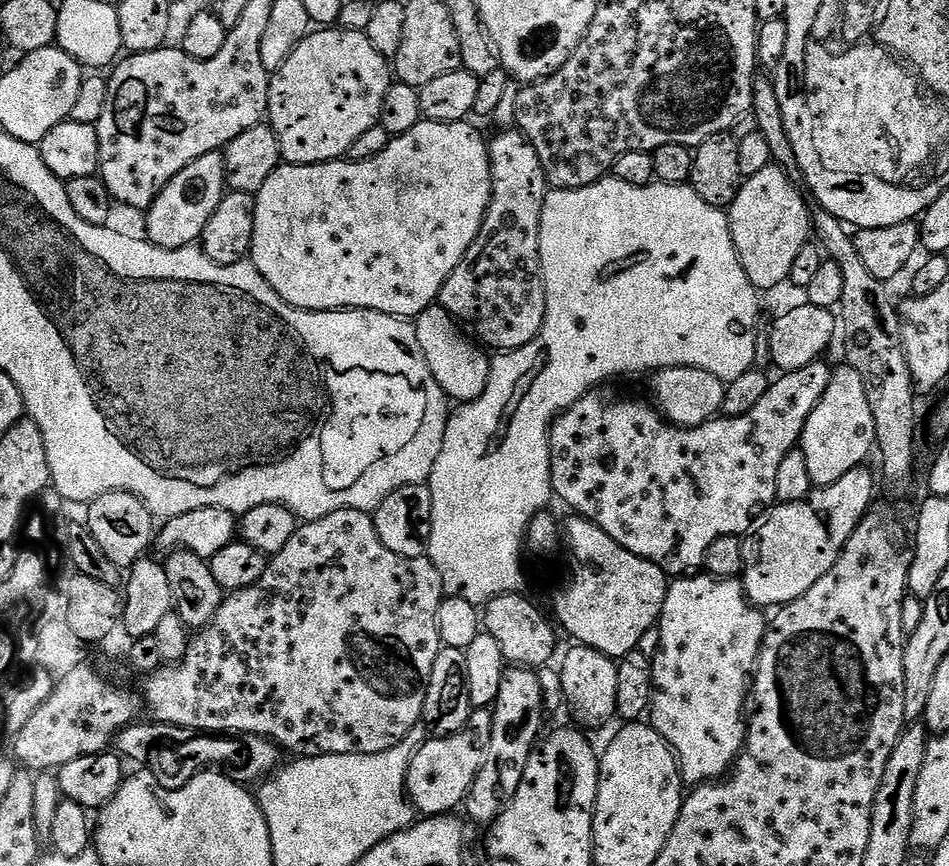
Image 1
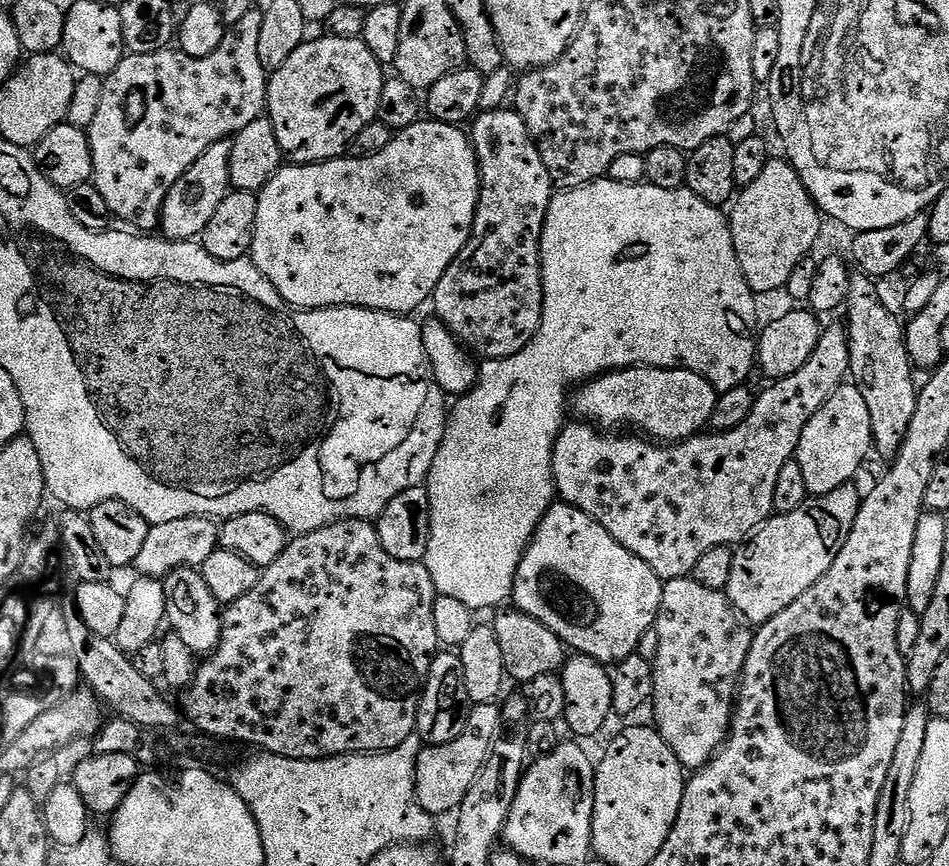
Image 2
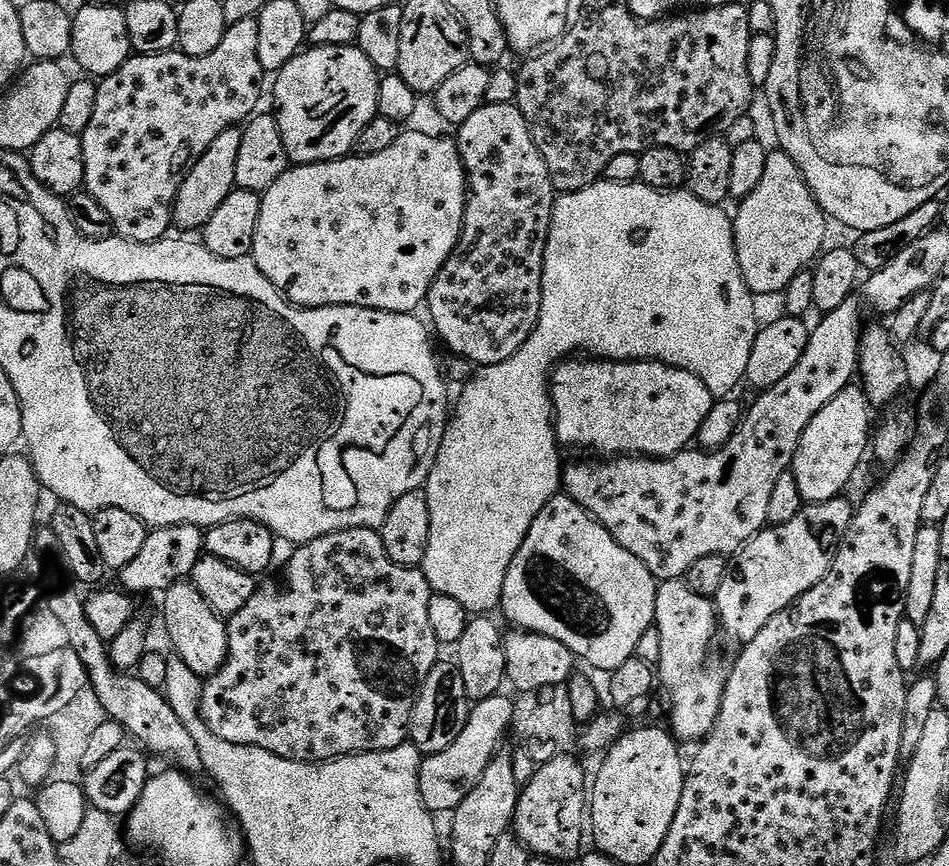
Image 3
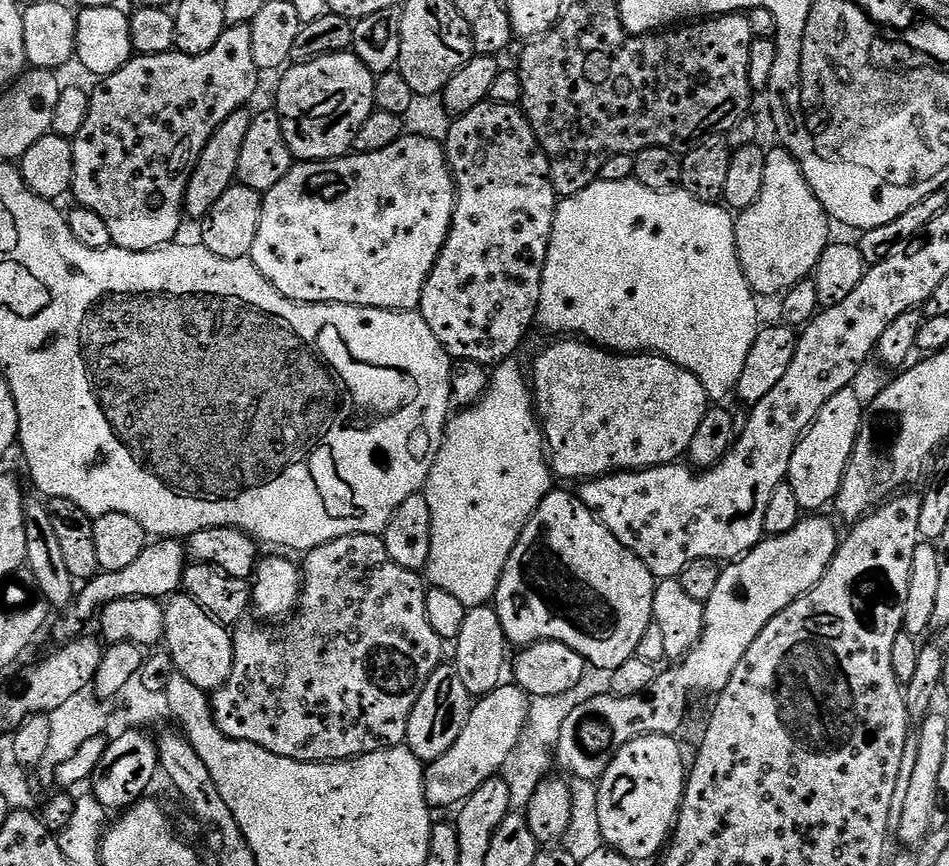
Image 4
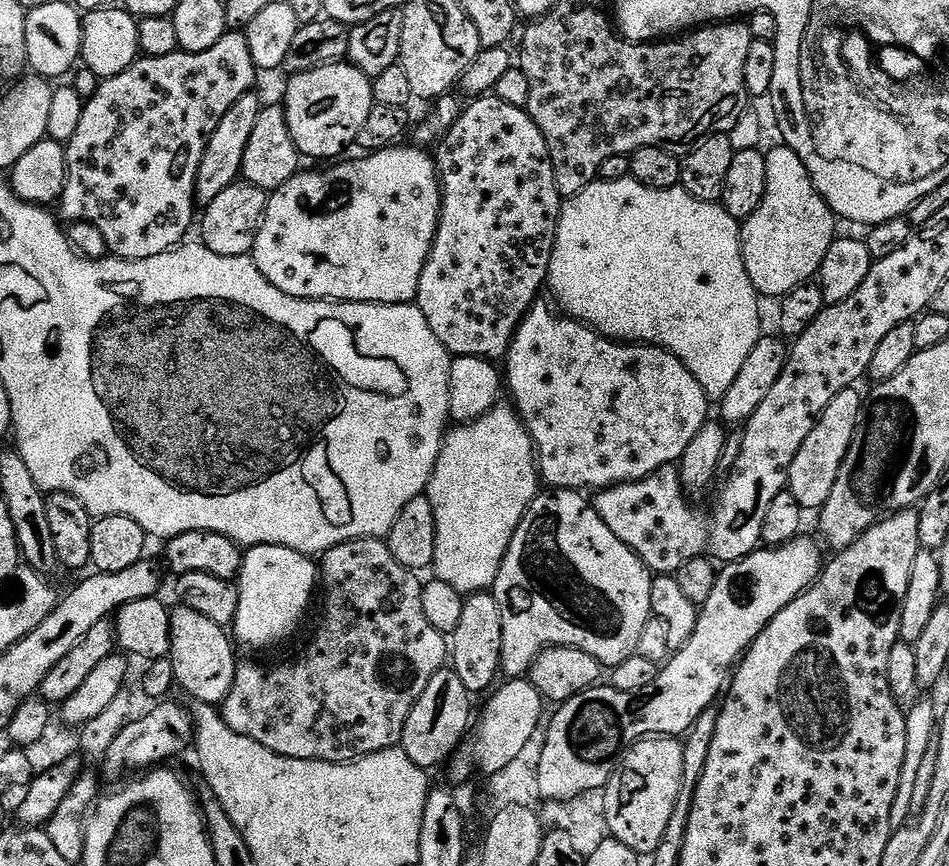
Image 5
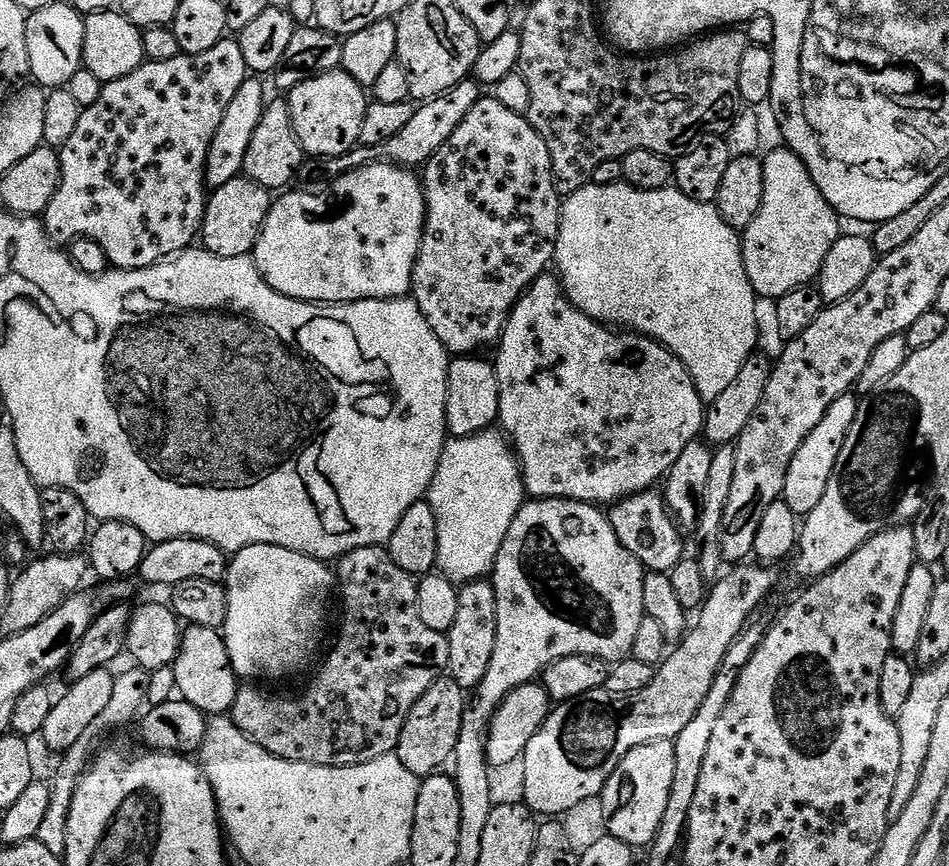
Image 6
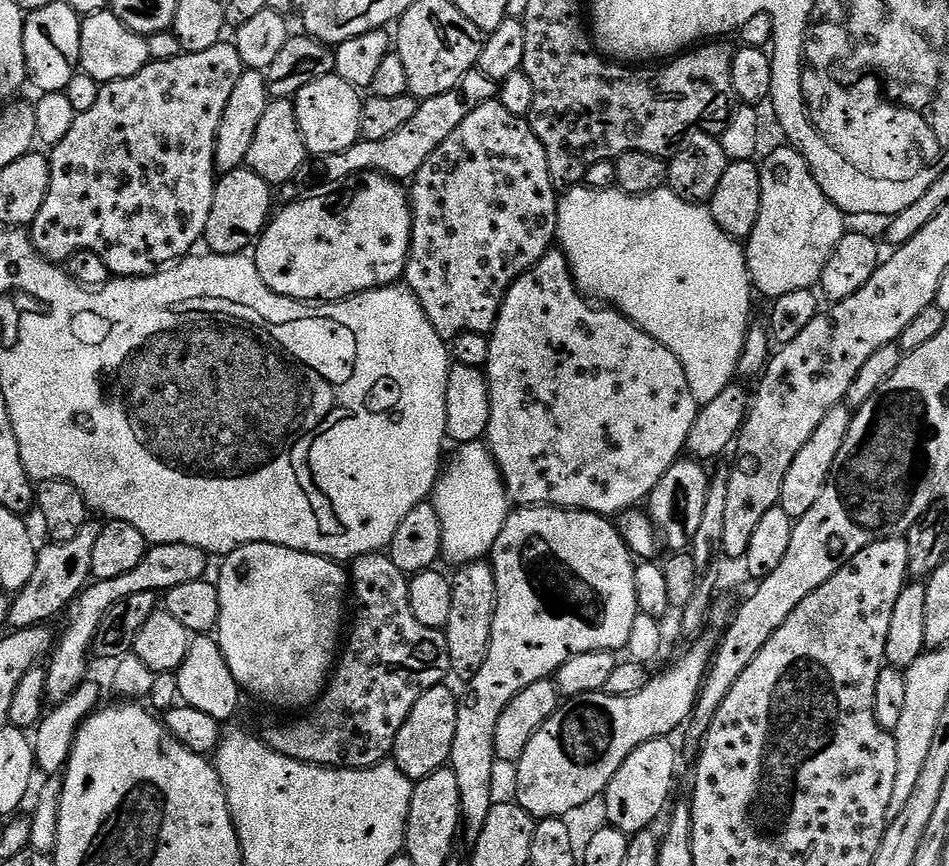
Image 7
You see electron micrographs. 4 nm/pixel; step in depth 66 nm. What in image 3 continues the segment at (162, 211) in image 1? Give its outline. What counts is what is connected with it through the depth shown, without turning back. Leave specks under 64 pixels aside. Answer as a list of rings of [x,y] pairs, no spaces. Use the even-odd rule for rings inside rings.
[[[237,126],[218,134],[214,142],[210,142],[210,150],[198,158],[196,165],[186,174],[182,186],[176,192],[176,201],[172,207],[172,218],[175,227],[196,228],[202,230],[210,217],[217,212],[218,206],[226,202],[226,198],[236,188],[236,171],[238,170],[238,149],[242,147],[243,127]]]

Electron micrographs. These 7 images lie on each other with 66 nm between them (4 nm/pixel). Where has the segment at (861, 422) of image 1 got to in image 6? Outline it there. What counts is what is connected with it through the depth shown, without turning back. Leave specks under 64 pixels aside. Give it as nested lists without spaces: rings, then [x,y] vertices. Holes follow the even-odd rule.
[[[849,394],[838,398],[830,410],[826,410],[826,418],[810,430],[806,442],[798,446],[798,454],[794,454],[794,462],[790,462],[790,470],[786,474],[782,499],[798,518],[808,516],[822,502],[822,494],[826,494],[826,486],[830,482],[830,474],[834,474],[834,466],[838,462],[838,454],[842,454],[842,446],[846,446],[846,434],[850,434],[850,426],[854,426],[858,400]]]

